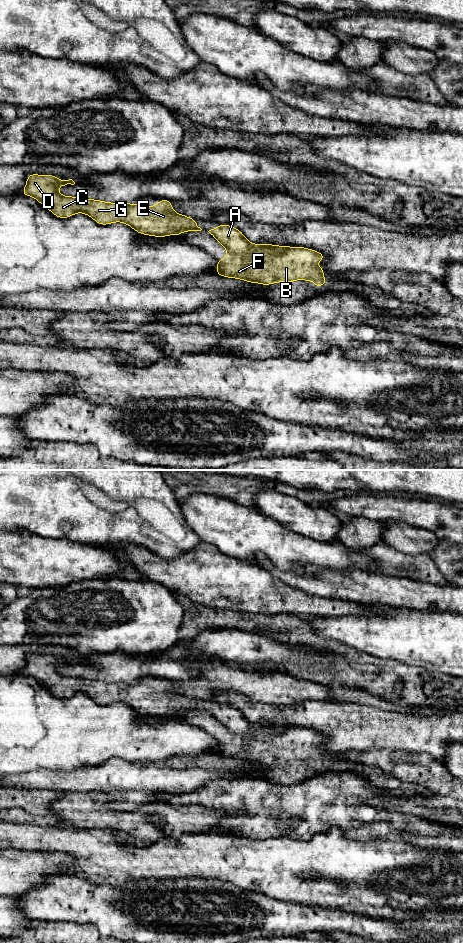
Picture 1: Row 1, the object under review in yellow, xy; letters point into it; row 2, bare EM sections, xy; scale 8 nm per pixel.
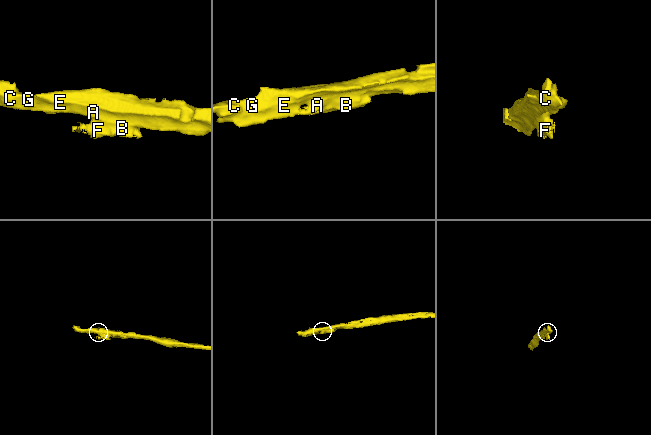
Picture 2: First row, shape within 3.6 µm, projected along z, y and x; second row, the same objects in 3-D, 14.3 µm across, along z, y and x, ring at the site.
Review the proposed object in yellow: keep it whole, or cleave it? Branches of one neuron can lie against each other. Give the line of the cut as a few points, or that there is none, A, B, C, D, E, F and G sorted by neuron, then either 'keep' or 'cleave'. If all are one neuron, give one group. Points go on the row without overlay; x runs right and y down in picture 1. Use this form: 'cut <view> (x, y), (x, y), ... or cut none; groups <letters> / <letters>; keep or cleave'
cut xy (289, 726), (281, 731), (256, 728), (248, 735), (226, 728); groups A C D E G / B F; cleave

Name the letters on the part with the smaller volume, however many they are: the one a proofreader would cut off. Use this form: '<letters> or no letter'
B, F

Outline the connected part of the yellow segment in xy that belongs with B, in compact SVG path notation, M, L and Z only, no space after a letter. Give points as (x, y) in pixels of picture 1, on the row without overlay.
M289 727L282 732L273 732L269 729L258 728L249 736L241 736L227 729L225 738L217 740L216 754L227 758L235 758L250 763L270 765L278 762L291 762L295 760L313 761L317 768L328 764L323 754L322 746L306 746L306 742L321 742L325 739L322 733L304 727Z

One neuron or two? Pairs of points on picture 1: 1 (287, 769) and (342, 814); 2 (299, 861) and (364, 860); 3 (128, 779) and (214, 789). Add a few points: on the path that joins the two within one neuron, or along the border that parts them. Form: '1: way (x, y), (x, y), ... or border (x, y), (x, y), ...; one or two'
1: border (323, 771), (292, 784), (278, 784); two
2: way (315, 861), (348, 861); one
3: border (223, 781), (210, 781), (192, 791), (177, 793); two

